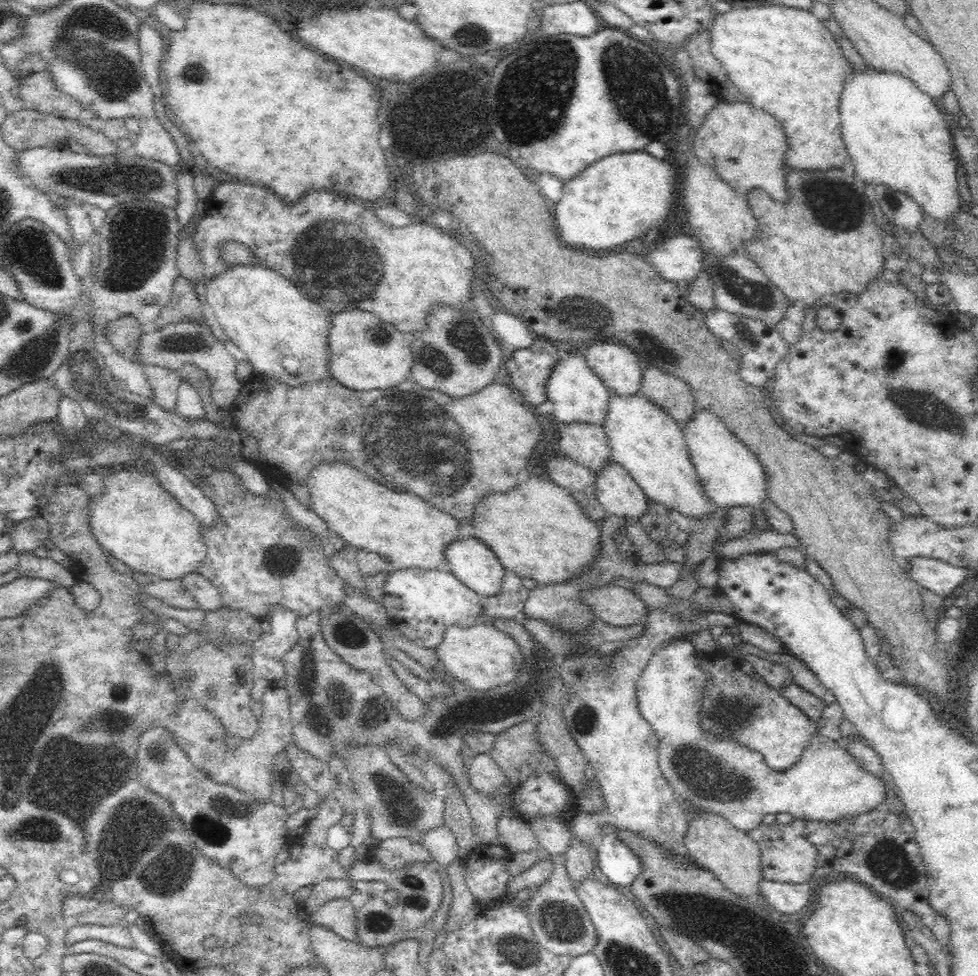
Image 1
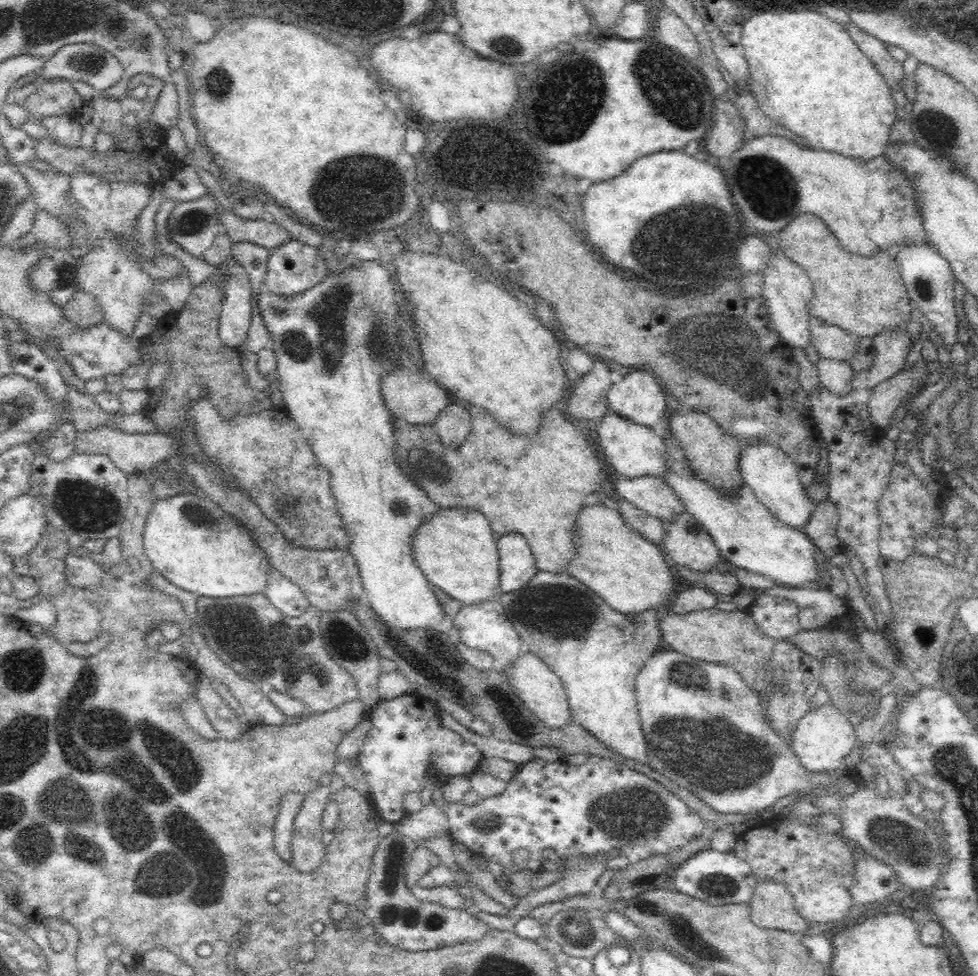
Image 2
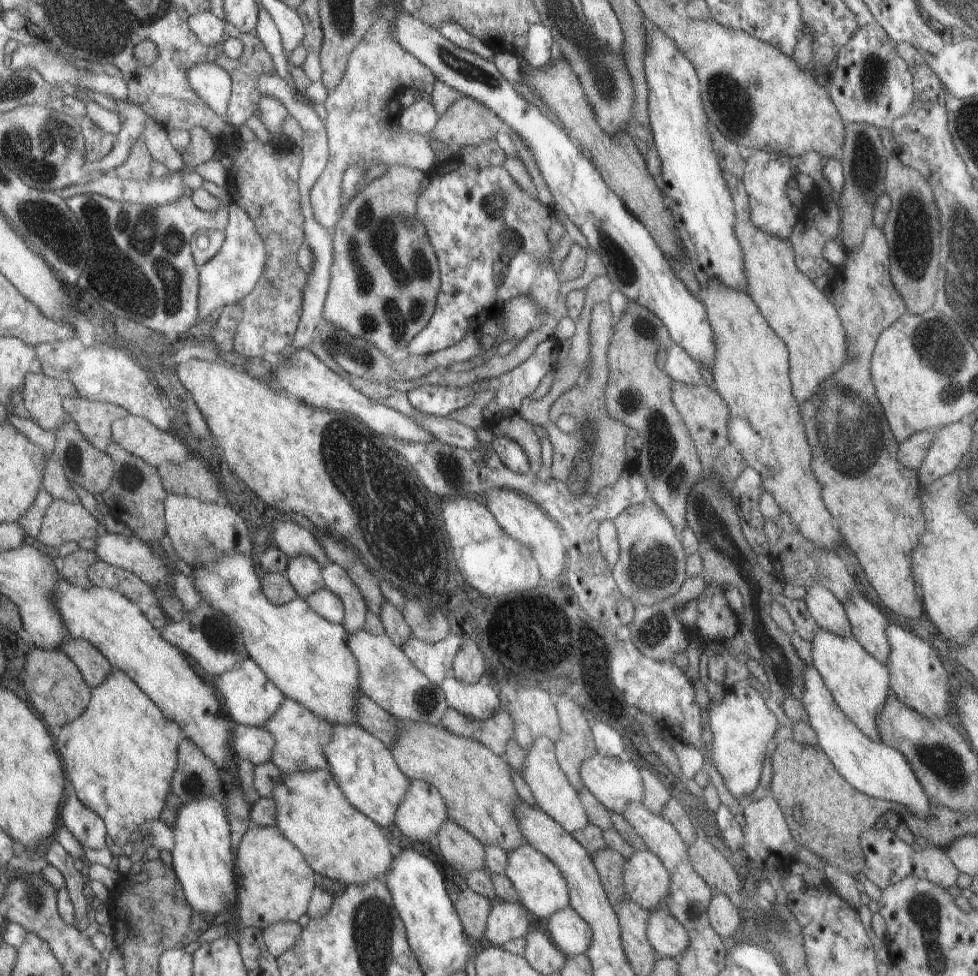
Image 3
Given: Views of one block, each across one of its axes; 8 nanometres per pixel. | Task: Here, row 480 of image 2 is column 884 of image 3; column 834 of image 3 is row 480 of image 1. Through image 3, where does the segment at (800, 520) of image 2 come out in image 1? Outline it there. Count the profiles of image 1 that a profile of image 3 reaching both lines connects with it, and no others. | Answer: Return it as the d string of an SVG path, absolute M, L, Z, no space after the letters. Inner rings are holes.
M698 406L698 410L690 416L688 422L684 424L678 422L678 424L686 436L686 448L696 468L698 482L712 504L718 504L720 508L728 508L728 506L758 508L760 504L770 500L770 496L766 494L768 480L762 464L758 462L756 456L748 452L746 444L742 444L736 438L736 434L728 432L728 426L724 426L718 420L718 416Z

